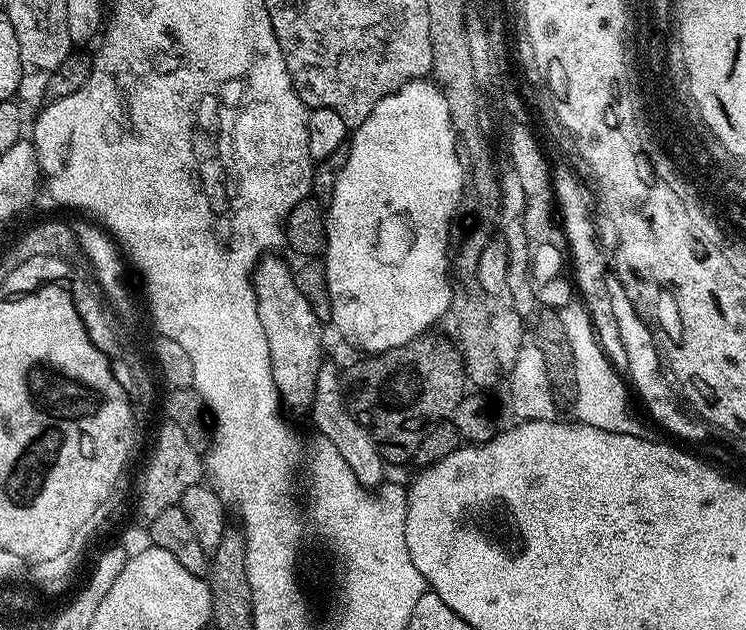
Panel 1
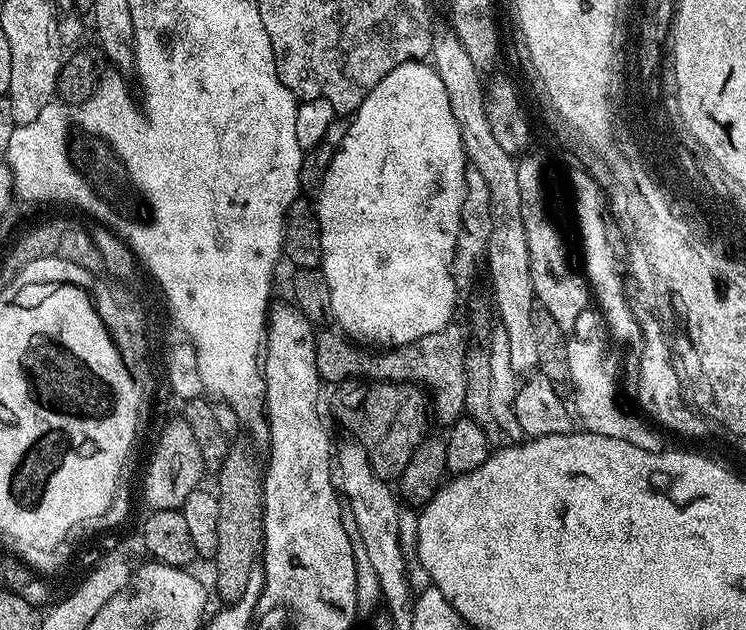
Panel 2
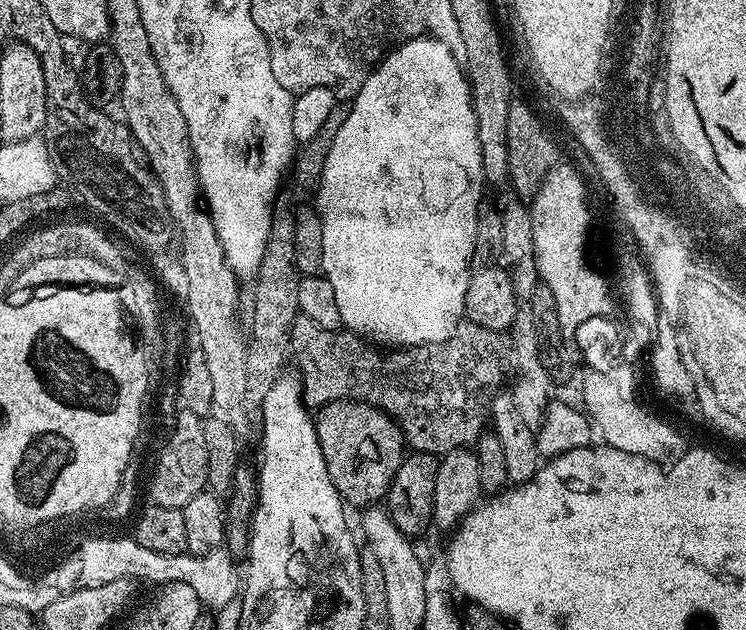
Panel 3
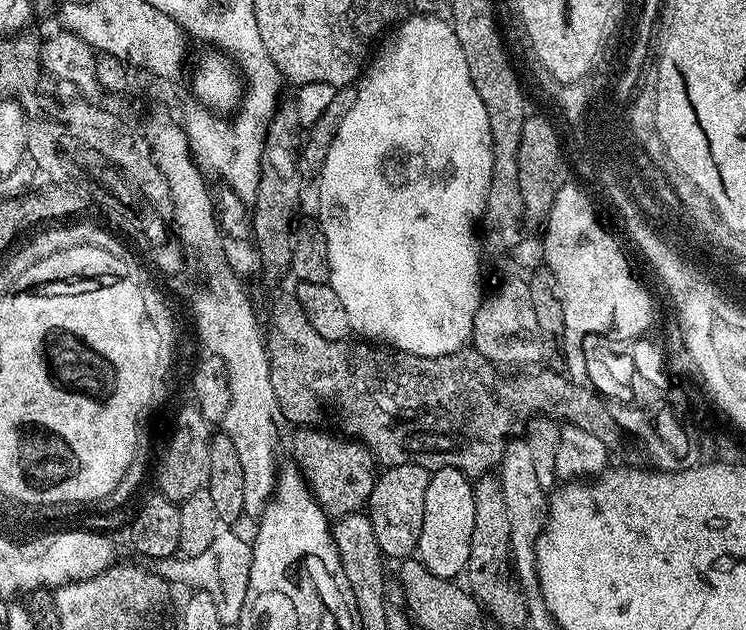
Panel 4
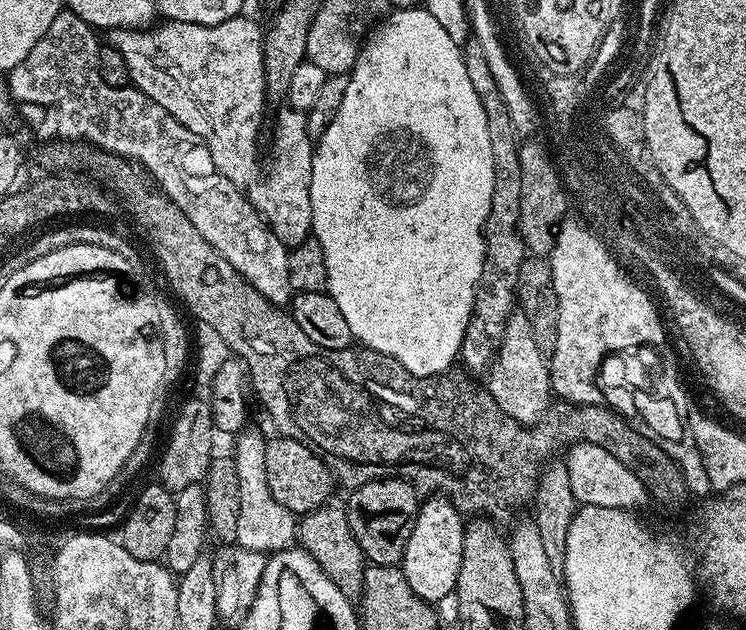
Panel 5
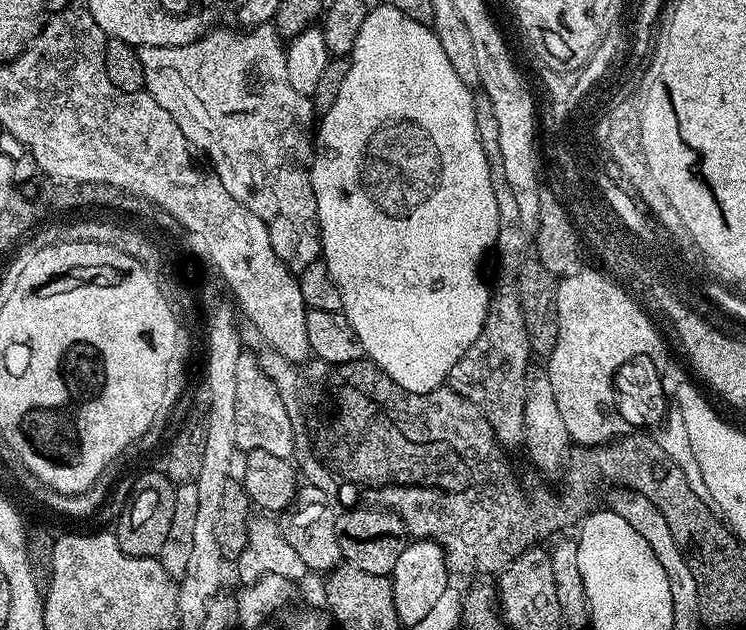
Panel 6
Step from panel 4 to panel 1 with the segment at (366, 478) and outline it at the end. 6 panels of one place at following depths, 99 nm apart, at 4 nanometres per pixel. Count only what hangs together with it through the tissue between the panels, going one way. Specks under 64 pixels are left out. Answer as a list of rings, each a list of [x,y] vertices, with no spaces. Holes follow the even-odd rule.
[[[425,334],[417,340],[411,340],[400,348],[389,352],[365,355],[364,360],[352,364],[346,372],[350,387],[346,392],[349,412],[355,420],[374,438],[376,449],[389,465],[400,464],[403,460],[411,461],[415,457],[420,437],[429,426],[447,420],[458,402],[466,395],[466,377],[464,375],[464,358],[459,347],[444,336]]]

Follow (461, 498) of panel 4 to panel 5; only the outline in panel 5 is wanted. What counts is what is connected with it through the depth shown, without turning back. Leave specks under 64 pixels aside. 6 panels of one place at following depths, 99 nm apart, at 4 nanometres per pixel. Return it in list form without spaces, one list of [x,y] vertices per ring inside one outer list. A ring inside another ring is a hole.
[[[432,494],[421,503],[414,530],[410,530],[410,542],[406,542],[402,567],[406,582],[410,582],[410,590],[433,606],[446,598],[446,594],[456,591],[458,570],[462,566],[465,527],[465,517],[447,496]]]

